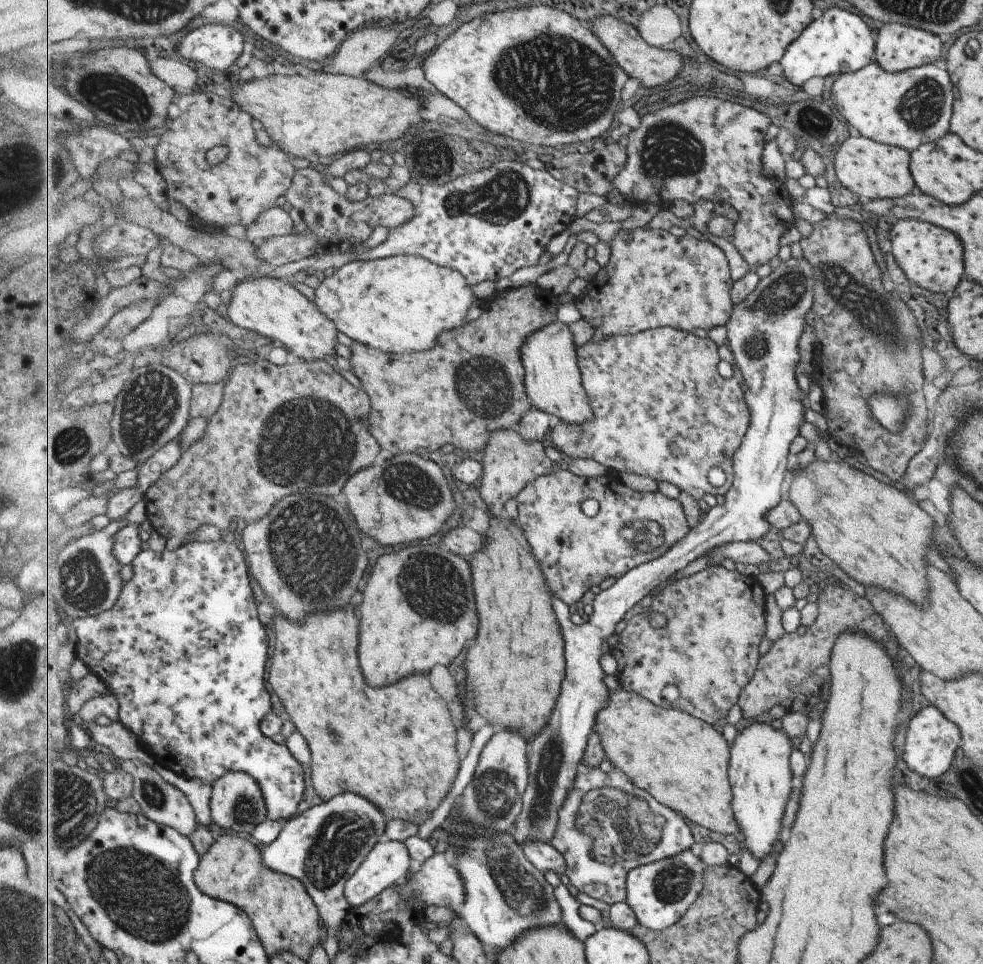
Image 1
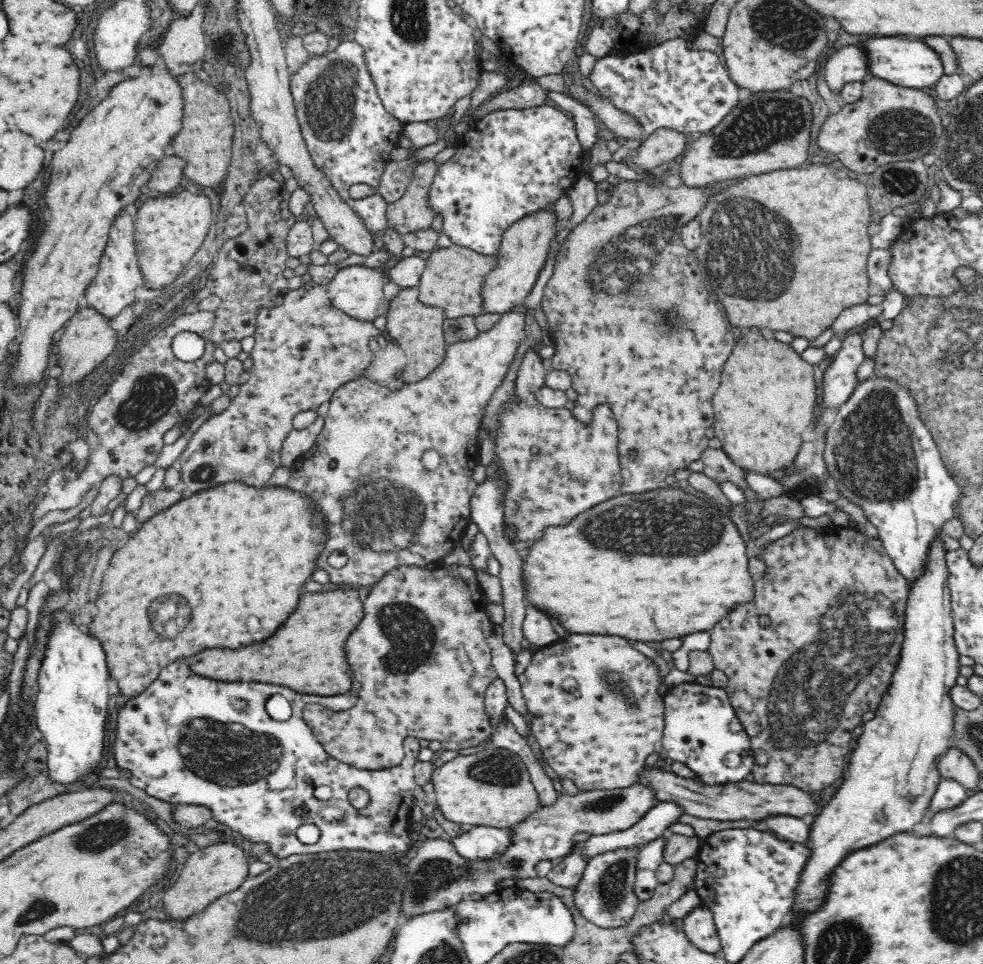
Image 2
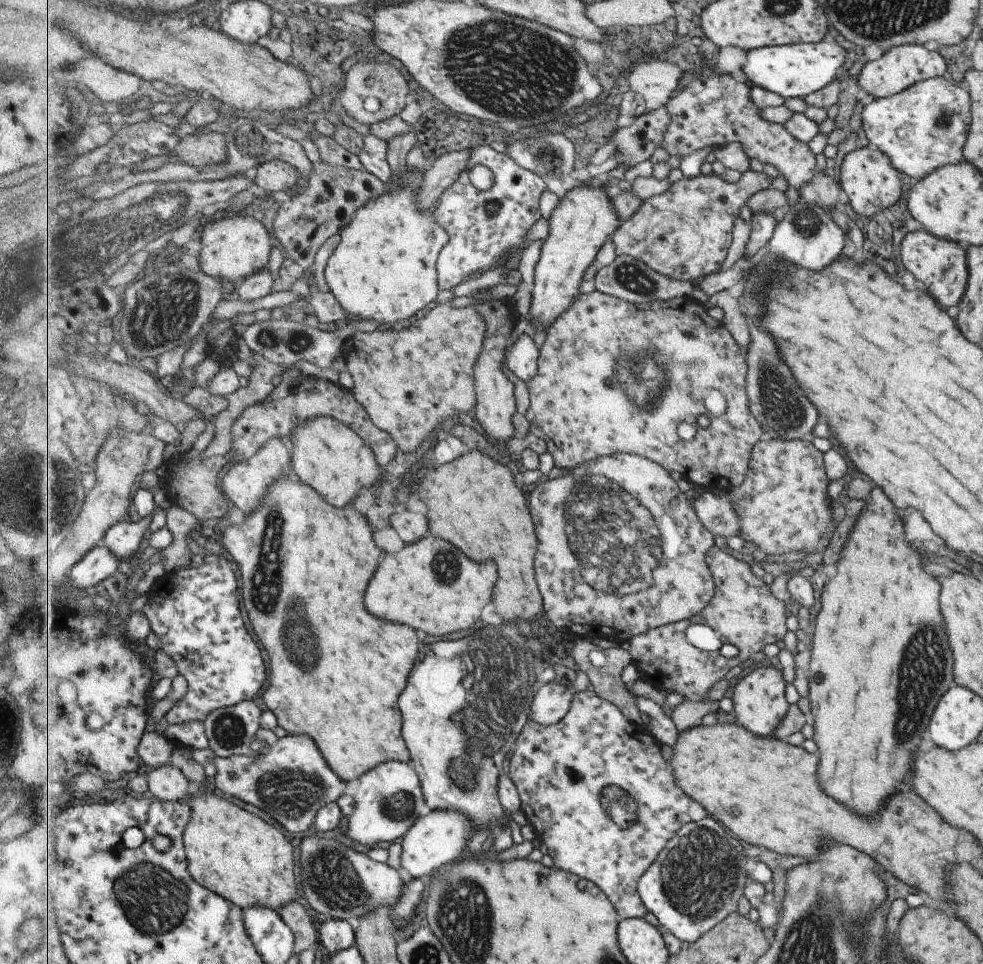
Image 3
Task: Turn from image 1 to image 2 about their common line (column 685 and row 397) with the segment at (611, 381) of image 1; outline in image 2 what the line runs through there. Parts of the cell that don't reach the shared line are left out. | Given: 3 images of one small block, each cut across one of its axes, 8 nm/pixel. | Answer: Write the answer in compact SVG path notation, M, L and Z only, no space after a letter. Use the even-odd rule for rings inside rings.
M512 310L504 313L490 330L479 332L472 340L447 343L446 354L444 354L442 362L432 372L428 372L426 378L422 378L420 382L404 383L400 390L390 390L388 386L377 385L366 376L344 383L334 390L328 411L323 417L324 426L322 426L320 434L316 436L314 444L293 465L292 477L286 484L286 488L296 490L296 492L312 498L314 512L318 512L318 516L322 516L322 522L326 524L326 546L324 546L322 554L318 556L318 566L328 572L328 578L332 584L338 584L338 588L342 588L342 584L358 584L358 586L363 587L374 586L391 569L398 567L422 568L430 562L442 560L454 550L456 544L461 542L468 524L471 524L468 500L477 488L472 475L475 467L479 464L479 429L482 428L481 419L484 416L484 408L488 406L495 390L502 384L502 380L504 380L508 368L516 356L516 350L526 337L524 319L525 314L522 310ZM432 450L440 456L440 464L436 470L426 472L426 466L422 466L422 456L426 452L432 452Z

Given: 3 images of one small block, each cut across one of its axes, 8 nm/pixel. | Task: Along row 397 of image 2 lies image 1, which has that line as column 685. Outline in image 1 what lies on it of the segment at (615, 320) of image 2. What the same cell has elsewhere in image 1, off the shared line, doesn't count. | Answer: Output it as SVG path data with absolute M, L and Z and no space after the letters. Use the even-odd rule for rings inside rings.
M723 566L711 567L707 570L702 570L697 574L690 575L689 577L678 579L671 583L667 588L664 588L658 595L654 597L650 604L650 612L660 612L664 614L668 619L667 625L663 628L653 628L651 620L647 614L639 613L633 615L630 620L622 627L621 633L619 633L618 641L612 648L612 654L616 656L619 664L618 678L621 682L622 688L629 692L636 692L643 696L643 698L649 698L651 702L655 702L657 706L669 706L669 708L679 708L679 710L696 716L697 718L707 721L709 724L718 725L724 722L724 719L729 716L731 708L738 704L741 698L741 694L744 692L745 686L753 680L757 667L760 664L761 652L759 652L759 646L765 638L765 592L759 588L757 592L757 600L755 600L755 586L751 586L749 582L753 582L753 577L745 578L741 571L727 570ZM667 686L677 686L681 690L679 698L677 700L667 700L663 696L663 690Z

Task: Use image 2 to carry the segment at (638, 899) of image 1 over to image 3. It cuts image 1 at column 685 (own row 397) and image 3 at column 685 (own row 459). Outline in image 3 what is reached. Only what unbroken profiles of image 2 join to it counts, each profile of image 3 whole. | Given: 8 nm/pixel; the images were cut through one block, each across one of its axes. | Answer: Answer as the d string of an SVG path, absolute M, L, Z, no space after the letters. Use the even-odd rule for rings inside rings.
M711 816L685 824L640 879L638 892L645 907L659 918L665 930L670 931L683 942L696 942L703 934L709 933L717 924L724 922L737 911L737 904L744 896L747 858L745 858L743 844L737 838L729 836L730 832Z

